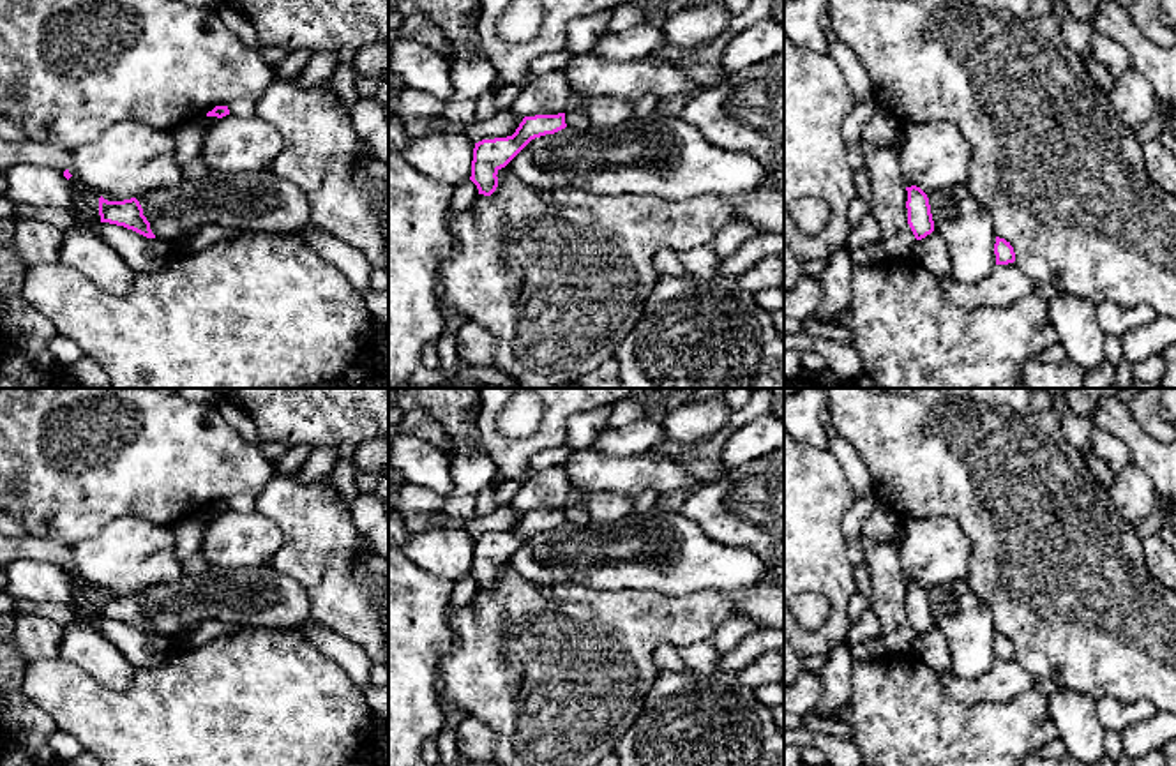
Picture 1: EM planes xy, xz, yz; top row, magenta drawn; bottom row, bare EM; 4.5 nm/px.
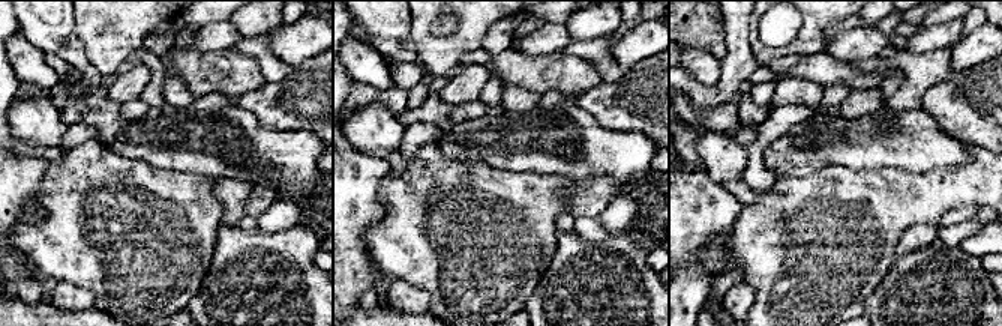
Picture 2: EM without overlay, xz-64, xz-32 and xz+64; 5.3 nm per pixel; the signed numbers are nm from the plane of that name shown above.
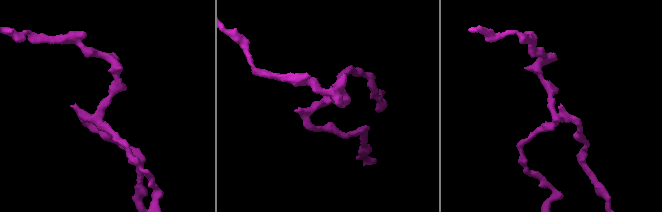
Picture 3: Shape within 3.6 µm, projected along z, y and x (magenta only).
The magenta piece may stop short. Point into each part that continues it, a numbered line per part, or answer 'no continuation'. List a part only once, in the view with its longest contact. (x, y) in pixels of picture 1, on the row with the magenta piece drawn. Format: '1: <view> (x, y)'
1: xy (29, 152)

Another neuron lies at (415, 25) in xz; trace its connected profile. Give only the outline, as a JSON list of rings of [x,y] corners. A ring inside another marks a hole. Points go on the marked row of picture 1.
[[[388,0],[388,11],[401,16],[401,37],[417,41],[452,60],[445,34],[420,11],[415,0]]]

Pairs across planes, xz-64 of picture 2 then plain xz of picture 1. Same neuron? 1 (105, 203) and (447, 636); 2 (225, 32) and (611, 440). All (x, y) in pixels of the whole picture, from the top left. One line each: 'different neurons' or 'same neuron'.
1: different neurons
2: same neuron

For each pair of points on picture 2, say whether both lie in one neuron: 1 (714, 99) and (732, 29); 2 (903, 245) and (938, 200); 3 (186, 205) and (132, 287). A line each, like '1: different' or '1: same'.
1: same
2: different
3: same

